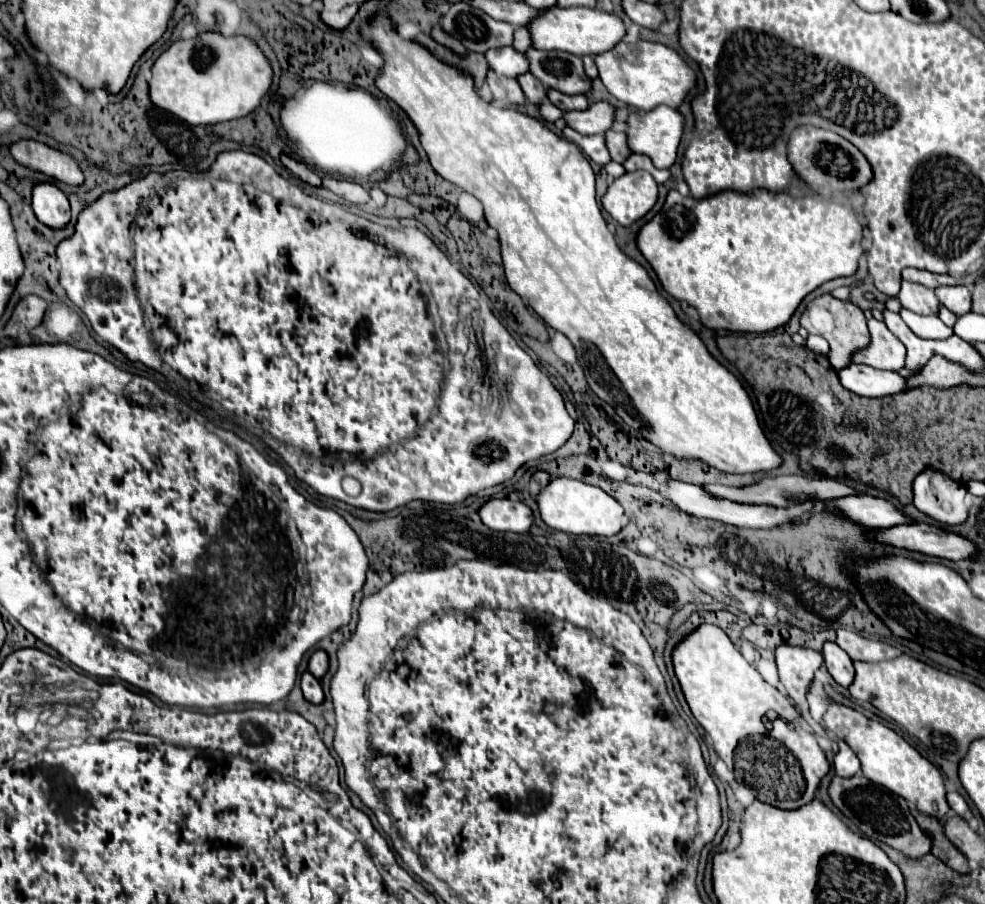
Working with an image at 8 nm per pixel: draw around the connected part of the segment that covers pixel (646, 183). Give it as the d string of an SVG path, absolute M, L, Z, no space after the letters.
M646 171L624 173L614 179L602 197L602 207L620 225L628 227L642 219L658 199L658 185Z

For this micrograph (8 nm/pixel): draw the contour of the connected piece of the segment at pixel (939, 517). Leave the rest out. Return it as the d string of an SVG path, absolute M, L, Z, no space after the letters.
M924 469L914 479L914 505L918 511L946 525L966 521L966 489L938 469Z

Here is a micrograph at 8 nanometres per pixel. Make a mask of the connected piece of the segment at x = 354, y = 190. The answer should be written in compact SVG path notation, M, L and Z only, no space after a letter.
M324 179L324 187L330 189L332 193L344 197L350 203L368 203L370 195L364 187L358 183L348 183L348 181L338 181L338 179Z

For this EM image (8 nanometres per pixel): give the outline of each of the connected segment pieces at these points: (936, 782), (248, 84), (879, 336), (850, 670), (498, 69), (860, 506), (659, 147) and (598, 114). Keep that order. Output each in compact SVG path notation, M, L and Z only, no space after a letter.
M832 703L830 709L826 711L824 727L834 731L838 739L844 739L854 749L854 753L862 763L862 773L870 777L870 781L884 785L892 793L898 793L908 803L912 803L920 813L926 813L936 819L946 817L950 807L946 801L946 791L944 791L940 771L928 759L924 759L914 747L910 747L898 733L838 703Z
M200 33L196 39L172 43L152 65L150 101L190 125L224 123L252 113L270 89L272 69L264 53L248 37Z
M870 319L868 329L872 335L872 343L854 355L854 363L864 363L888 371L900 371L904 367L906 347L888 331L888 327L882 321Z
M826 643L822 649L822 655L824 655L824 663L830 675L834 677L834 681L842 687L850 687L850 683L854 681L854 667L846 651L842 651L836 643Z
M502 47L502 49L488 49L484 53L488 67L500 75L500 77L512 77L516 79L522 73L528 73L528 59L524 53L514 51L512 47Z
M870 495L842 497L838 501L832 501L830 507L840 515L848 517L850 521L872 529L888 529L894 525L914 523L912 517L908 517L904 511L894 507L894 503L890 503L888 499L878 499Z
M660 105L658 109L652 109L648 113L644 111L630 113L626 123L628 123L628 129L626 129L628 149L632 149L632 153L650 157L656 169L670 169L670 165L676 161L676 149L678 149L678 141L684 129L682 115L676 109L666 109L666 105Z
M592 103L584 111L568 111L562 115L566 125L582 135L604 135L614 123L614 109L604 103Z

